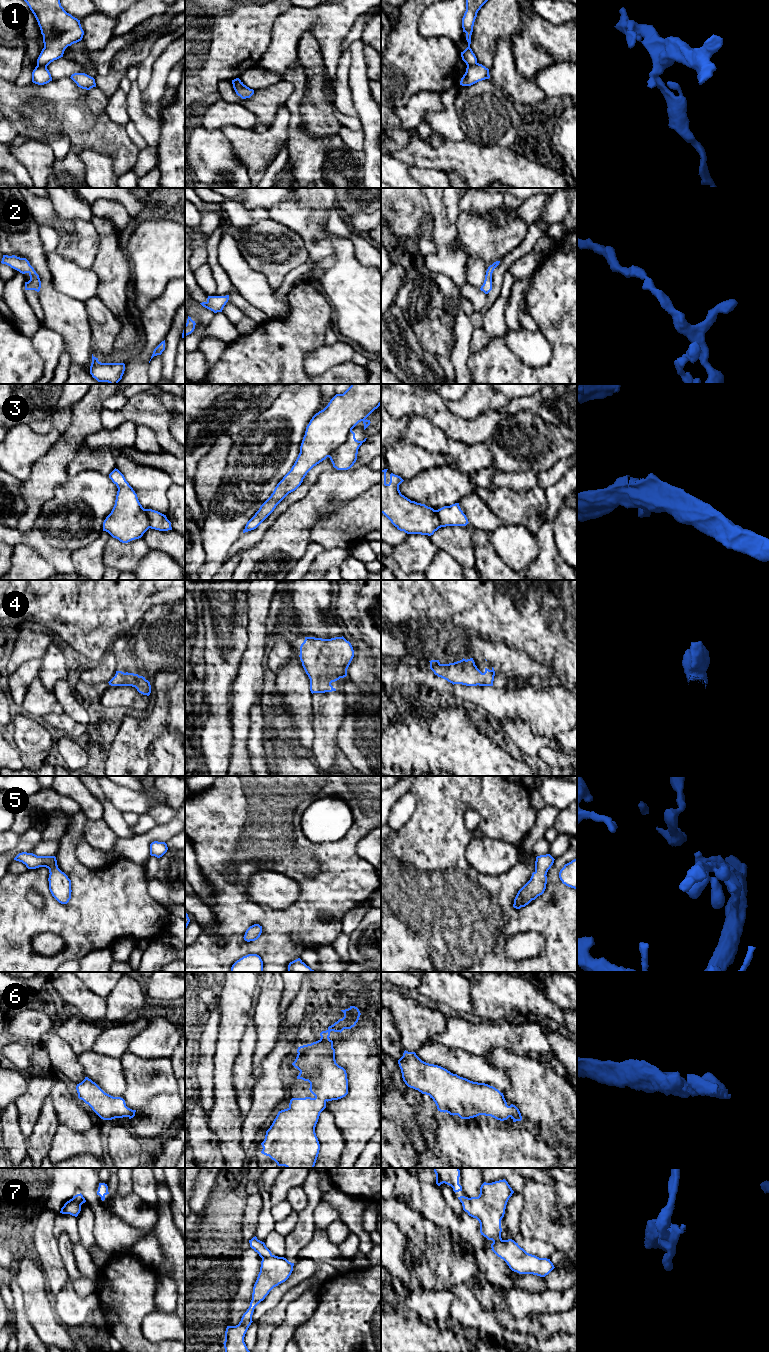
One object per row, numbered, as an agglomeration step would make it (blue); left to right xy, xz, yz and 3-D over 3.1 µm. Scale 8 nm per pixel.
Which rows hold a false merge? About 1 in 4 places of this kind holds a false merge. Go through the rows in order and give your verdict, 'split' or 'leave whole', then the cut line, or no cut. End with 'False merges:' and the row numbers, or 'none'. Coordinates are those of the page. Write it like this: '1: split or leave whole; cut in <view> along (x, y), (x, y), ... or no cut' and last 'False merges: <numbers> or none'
1: split; cut in xy along (37, 64), (46, 67)
2: leave whole; no cut
3: leave whole; no cut
4: leave whole; no cut
5: leave whole; no cut
6: leave whole; no cut
7: leave whole; no cut
False merges: 1

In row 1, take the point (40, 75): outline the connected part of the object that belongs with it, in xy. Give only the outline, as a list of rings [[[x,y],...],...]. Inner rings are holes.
[[[37,65],[32,72],[32,82],[44,85],[52,81],[51,74],[46,66]]]

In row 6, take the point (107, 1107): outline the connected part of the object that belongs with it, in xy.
[[[88,1077],[77,1084],[78,1098],[88,1104],[92,1110],[103,1120],[135,1116],[136,1110],[126,1106],[121,1097],[113,1097],[105,1093],[95,1082]]]

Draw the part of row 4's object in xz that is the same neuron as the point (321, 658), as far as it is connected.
[[[343,636],[331,639],[305,637],[299,657],[310,679],[311,693],[325,693],[336,691],[331,683],[347,676],[354,650]]]

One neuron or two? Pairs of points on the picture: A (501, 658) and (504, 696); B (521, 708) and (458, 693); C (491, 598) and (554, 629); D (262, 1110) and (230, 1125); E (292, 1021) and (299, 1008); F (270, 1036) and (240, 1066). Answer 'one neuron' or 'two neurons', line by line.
A: two neurons
B: one neuron
C: one neuron
D: two neurons
E: one neuron
F: two neurons

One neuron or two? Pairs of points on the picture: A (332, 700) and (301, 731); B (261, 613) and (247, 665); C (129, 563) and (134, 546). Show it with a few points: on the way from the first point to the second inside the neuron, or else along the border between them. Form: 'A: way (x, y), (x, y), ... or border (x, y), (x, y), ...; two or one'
A: border (311, 696), (313, 743); two
B: way (257, 626), (255, 652); one
C: way (129, 559), (129, 555), (134, 550); one

